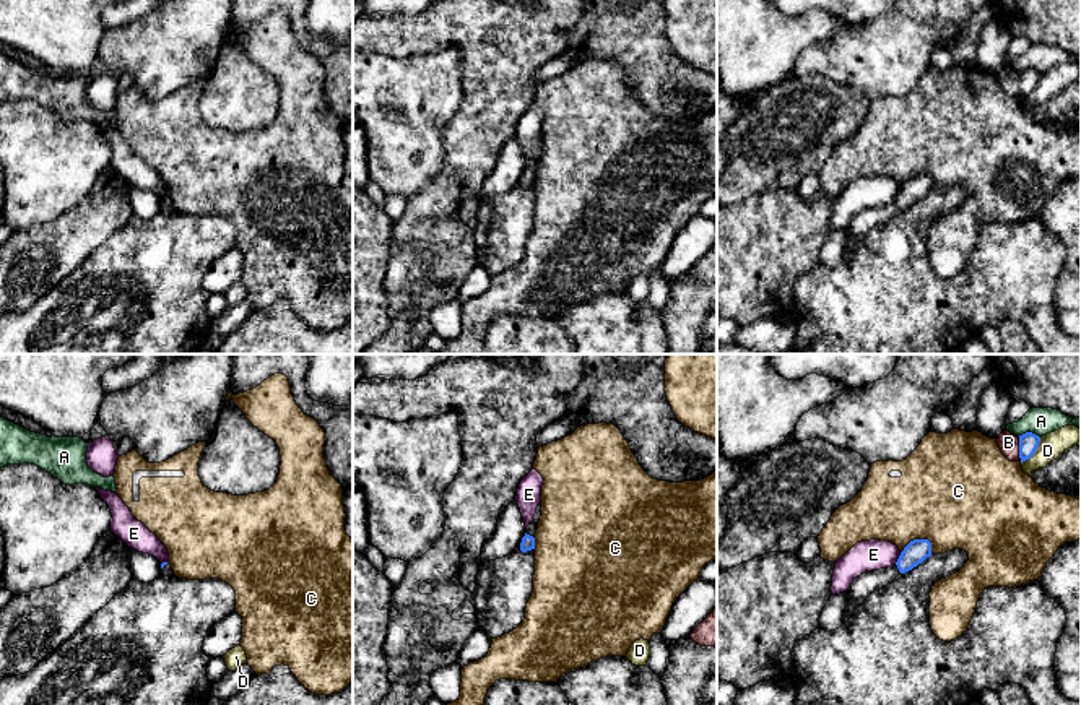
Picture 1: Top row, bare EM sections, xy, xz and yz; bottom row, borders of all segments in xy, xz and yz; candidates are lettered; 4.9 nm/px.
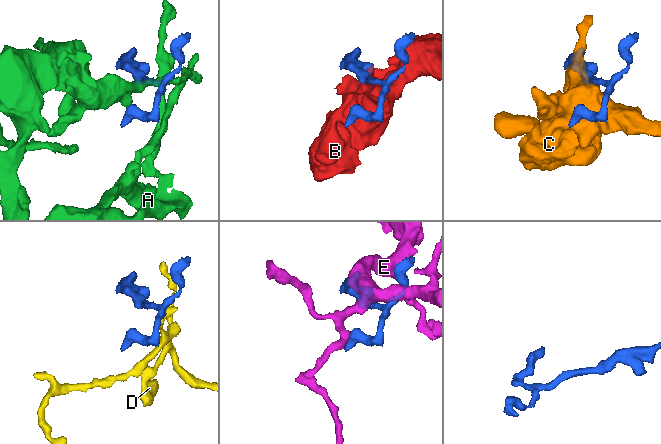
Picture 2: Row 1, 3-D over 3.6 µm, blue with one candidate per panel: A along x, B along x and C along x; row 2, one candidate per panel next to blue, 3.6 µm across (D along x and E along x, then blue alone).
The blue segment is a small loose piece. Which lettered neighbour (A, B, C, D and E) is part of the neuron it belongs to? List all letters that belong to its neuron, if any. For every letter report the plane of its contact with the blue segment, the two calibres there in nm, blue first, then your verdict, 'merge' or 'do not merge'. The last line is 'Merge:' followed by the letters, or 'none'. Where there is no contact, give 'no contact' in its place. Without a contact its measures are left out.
A: yz | 100/140 nm | do not merge
B: yz | 100/100 nm | do not merge
C: yz | 110/440 nm | do not merge
D: yz | 100/120 nm | do not merge
E: yz | 110/150 nm | do not merge
Merge: none

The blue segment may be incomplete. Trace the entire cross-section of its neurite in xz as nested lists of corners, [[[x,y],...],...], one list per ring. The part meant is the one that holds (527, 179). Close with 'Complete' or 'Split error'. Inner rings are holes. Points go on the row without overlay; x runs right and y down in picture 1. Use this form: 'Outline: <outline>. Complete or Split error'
Outline: [[[541,138],[536,143],[536,149],[533,153],[533,158],[525,164],[525,172],[522,174],[522,179],[520,179],[522,188],[535,185],[535,169],[538,166],[540,153],[541,153]]]. Split error

